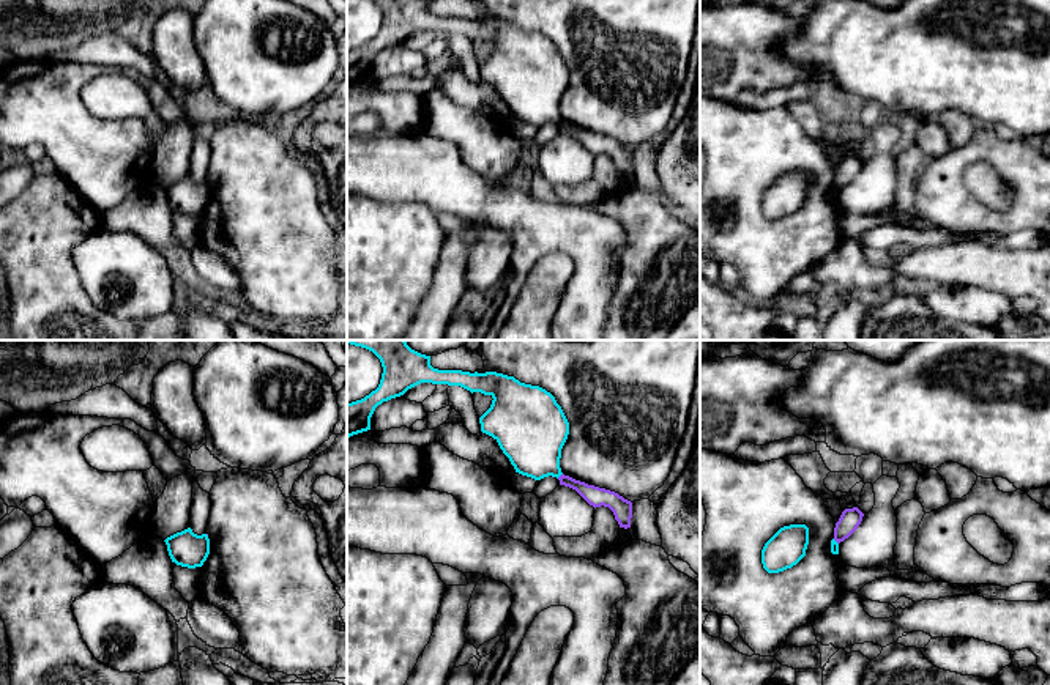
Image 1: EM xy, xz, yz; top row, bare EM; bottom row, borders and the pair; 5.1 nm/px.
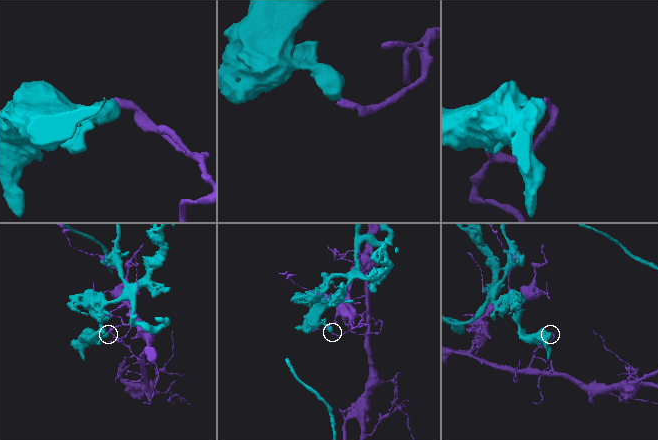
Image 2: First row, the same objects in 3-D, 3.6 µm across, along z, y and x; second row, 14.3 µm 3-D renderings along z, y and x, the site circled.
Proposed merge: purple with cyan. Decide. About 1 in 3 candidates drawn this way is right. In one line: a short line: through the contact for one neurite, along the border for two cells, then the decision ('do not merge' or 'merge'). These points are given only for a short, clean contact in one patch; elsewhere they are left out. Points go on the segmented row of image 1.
line xz (562, 473), (557, 477); do not merge

